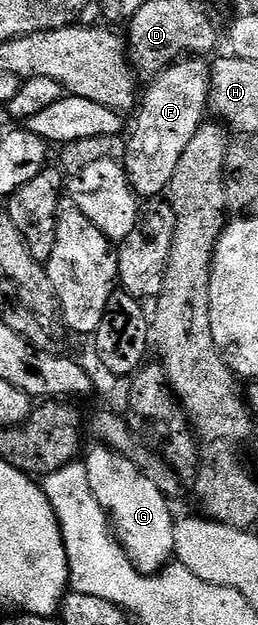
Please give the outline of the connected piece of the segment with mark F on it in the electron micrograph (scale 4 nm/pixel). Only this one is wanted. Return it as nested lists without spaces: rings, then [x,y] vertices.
[[[181,58],[155,77],[145,92],[143,89],[135,113],[136,129],[127,137],[128,149],[122,161],[137,197],[156,198],[167,193],[170,178],[178,170],[178,158],[182,158],[190,138],[205,123],[211,77],[207,59]]]

